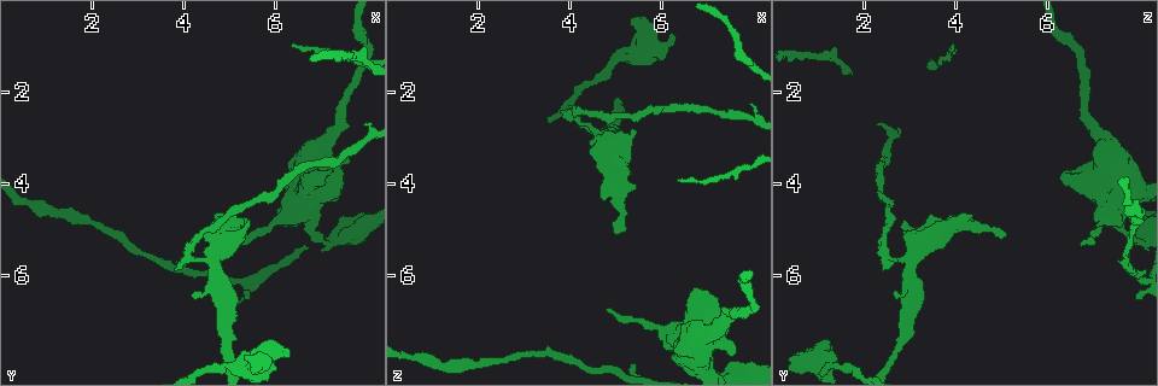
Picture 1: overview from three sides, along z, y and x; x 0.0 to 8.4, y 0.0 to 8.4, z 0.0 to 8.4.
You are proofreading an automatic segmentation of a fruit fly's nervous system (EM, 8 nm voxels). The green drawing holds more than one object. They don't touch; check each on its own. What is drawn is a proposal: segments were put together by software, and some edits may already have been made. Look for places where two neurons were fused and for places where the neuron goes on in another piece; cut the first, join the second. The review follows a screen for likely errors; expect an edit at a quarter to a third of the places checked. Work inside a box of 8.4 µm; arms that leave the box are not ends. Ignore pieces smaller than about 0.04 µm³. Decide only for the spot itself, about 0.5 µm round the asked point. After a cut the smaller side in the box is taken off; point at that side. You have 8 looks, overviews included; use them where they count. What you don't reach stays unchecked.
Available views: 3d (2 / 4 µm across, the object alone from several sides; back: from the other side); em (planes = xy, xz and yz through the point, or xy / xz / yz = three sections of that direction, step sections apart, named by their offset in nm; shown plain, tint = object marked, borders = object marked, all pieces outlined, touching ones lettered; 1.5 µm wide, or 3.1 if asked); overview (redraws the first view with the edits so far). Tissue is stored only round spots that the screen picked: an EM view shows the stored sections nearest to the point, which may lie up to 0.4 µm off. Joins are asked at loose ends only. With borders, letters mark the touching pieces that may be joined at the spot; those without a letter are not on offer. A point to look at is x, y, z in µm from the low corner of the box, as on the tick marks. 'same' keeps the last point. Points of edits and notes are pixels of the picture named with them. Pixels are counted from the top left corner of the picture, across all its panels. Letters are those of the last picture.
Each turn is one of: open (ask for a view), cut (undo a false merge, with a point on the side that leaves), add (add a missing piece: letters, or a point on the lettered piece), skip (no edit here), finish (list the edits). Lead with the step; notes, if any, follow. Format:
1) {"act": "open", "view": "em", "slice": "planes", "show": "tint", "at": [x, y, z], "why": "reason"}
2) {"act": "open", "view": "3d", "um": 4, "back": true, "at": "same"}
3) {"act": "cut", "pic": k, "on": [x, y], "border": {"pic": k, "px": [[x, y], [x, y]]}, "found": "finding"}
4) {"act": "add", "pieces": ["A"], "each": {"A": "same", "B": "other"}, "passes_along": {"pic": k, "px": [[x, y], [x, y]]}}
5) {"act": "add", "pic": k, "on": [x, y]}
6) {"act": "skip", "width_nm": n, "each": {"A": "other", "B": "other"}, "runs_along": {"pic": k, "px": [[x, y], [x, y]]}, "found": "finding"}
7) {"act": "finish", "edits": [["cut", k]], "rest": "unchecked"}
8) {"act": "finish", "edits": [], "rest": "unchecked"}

{"act": "open", "view": "3d", "um": 4, "at": [6.20, 7.60, 0.80], "why": "an open end"}

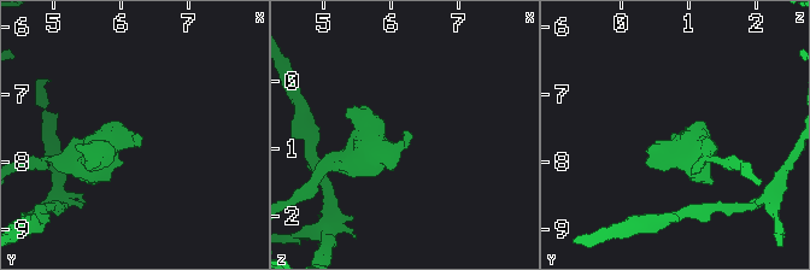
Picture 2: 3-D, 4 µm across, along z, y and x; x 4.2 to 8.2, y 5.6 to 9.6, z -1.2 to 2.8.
{"act": "open", "view": "em", "slice": "planes", "show": "borders", "at": [6.25, 7.65, 0.70]}

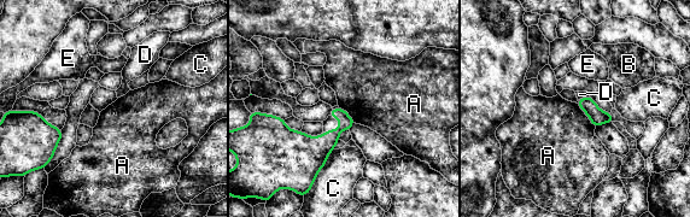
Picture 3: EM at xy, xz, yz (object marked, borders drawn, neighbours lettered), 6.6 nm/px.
{"act": "skip", "each": {"A": "other", "B": "other", "C": "other", "D": "other", "E": "other"}, "border": {"pic": 3, "px": [[577, 104], [595, 127]]}, "found": "none of them fits"}

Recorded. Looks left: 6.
{"act": "open", "view": "em", "slice": "planes", "show": "borders", "at": [5.35, 4.90, 2.85], "why": "free end"}

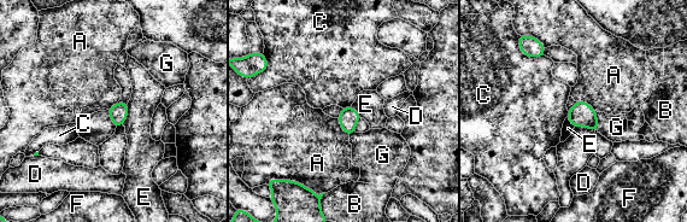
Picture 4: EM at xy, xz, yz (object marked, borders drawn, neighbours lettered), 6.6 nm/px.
{"act": "skip", "width_nm": 120, "each": {"A": "other", "B": "other", "C": "other", "D": "other", "E": "other", "F": "other", "G": "other"}, "found": "no lettered piece goes on from it"}

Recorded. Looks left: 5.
{"act": "open", "view": "em", "slice": "yz", "step": 4, "show": "tint", "at": [6.80, 5.10, 7.75]}

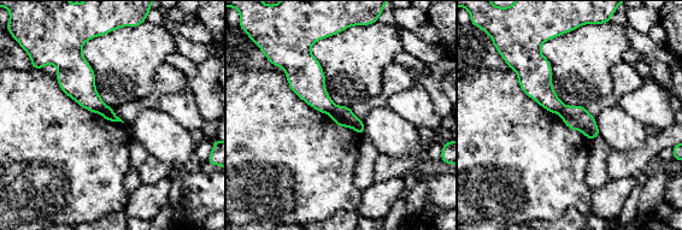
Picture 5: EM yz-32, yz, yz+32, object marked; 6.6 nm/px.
{"act": "open", "view": "em", "slice": "planes", "show": "tint", "at": "same"}

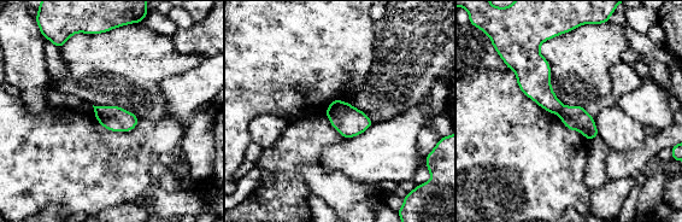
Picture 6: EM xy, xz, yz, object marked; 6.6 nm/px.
{"act": "open", "view": "em", "slice": "planes", "show": "borders", "at": "same", "why": "what lies round it"}

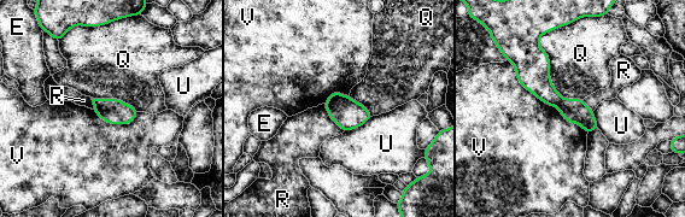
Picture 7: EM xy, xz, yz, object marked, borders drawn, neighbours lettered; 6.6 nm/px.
{"act": "cut", "pic": 7, "on": [574, 110], "width_nm": 160, "each": {"E": "other", "Q": "other", "R": "other", "U": "other", "V": "other"}, "border": {"pic": 7, "px": [[562, 98], [556, 106]]}, "found": "a second neuron is stuck on"}

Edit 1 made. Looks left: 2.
{"act": "finish", "edits": [["cut", 7]], "rest": "unchecked"}

